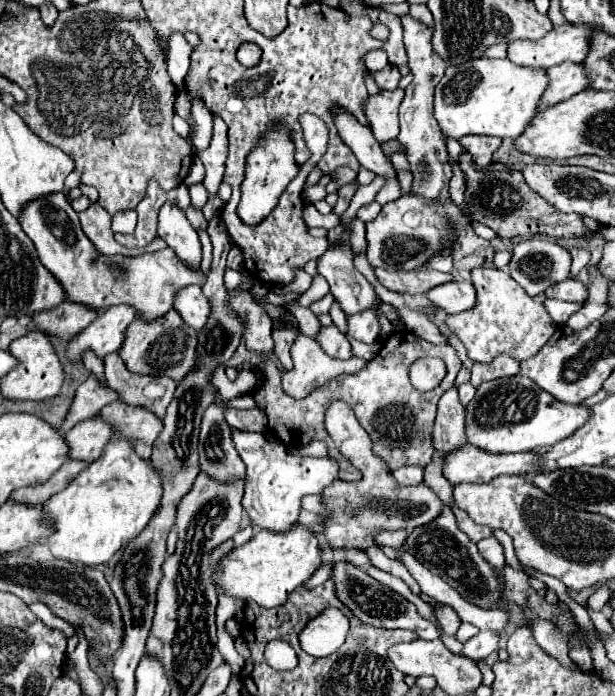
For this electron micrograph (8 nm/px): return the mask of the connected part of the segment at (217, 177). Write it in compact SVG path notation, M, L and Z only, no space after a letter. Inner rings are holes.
M213 114L213 138L207 150L197 152L197 156L201 158L207 176L205 176L205 188L209 194L215 194L221 180L223 180L223 172L225 172L225 160L227 160L227 124L223 124L223 120Z

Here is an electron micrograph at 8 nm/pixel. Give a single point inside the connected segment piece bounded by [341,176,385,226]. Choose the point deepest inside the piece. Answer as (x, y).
(365, 194)

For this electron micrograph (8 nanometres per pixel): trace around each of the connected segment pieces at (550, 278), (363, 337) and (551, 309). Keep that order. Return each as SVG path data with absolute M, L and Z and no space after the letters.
M525 240L519 242L513 248L513 258L509 262L509 274L511 278L529 294L529 296L539 296L543 294L549 286L571 278L569 276L569 268L571 268L571 254L559 246L557 242L549 242L549 240Z
M359 312L359 316L349 316L349 334L365 344L373 344L381 334L381 324L375 312Z
M543 300L549 316L555 320L555 324L565 324L571 314L575 314L583 304L571 304L571 302L559 302L559 300Z

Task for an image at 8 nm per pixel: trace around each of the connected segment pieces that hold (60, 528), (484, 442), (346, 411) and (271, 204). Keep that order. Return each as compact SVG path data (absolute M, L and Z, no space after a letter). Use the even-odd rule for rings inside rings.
M115 438L107 442L103 456L95 460L87 470L79 472L75 480L59 494L51 496L43 510L55 518L57 532L41 540L47 544L55 558L69 562L81 562L96 567L113 558L121 546L131 542L143 532L153 514L157 512L163 496L163 480L153 468L151 460L137 456L129 438Z
M521 374L481 384L475 398L465 408L469 442L477 448L499 454L549 448L579 430L589 416L589 406L565 404Z
M333 402L331 404L325 415L325 427L341 454L363 474L363 478L359 482L337 480L335 484L331 484L331 496L323 498L323 508L327 510L327 514L323 516L323 524L325 524L323 536L327 538L327 542L333 548L365 550L373 544L373 538L379 532L383 532L383 530L407 530L407 532L411 532L415 526L423 526L423 524L431 522L445 508L443 502L437 498L437 494L425 482L415 484L415 486L403 486L393 478L385 460L373 452L373 442L371 442L369 434L363 430L363 426L359 424L359 420L355 418L355 414L351 412L351 408L345 402Z
M273 128L263 136L261 144L247 156L247 174L241 184L241 202L237 206L237 216L241 218L241 222L257 226L277 206L281 192L299 174L294 154L295 146L291 144L287 128Z

